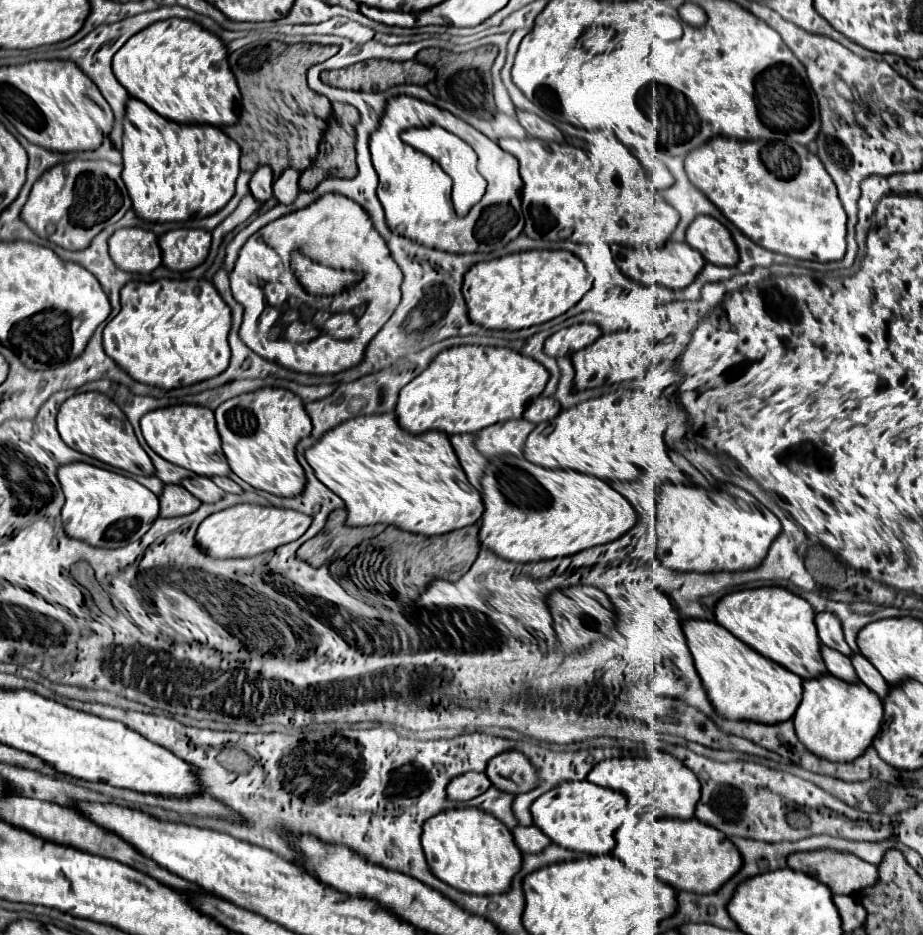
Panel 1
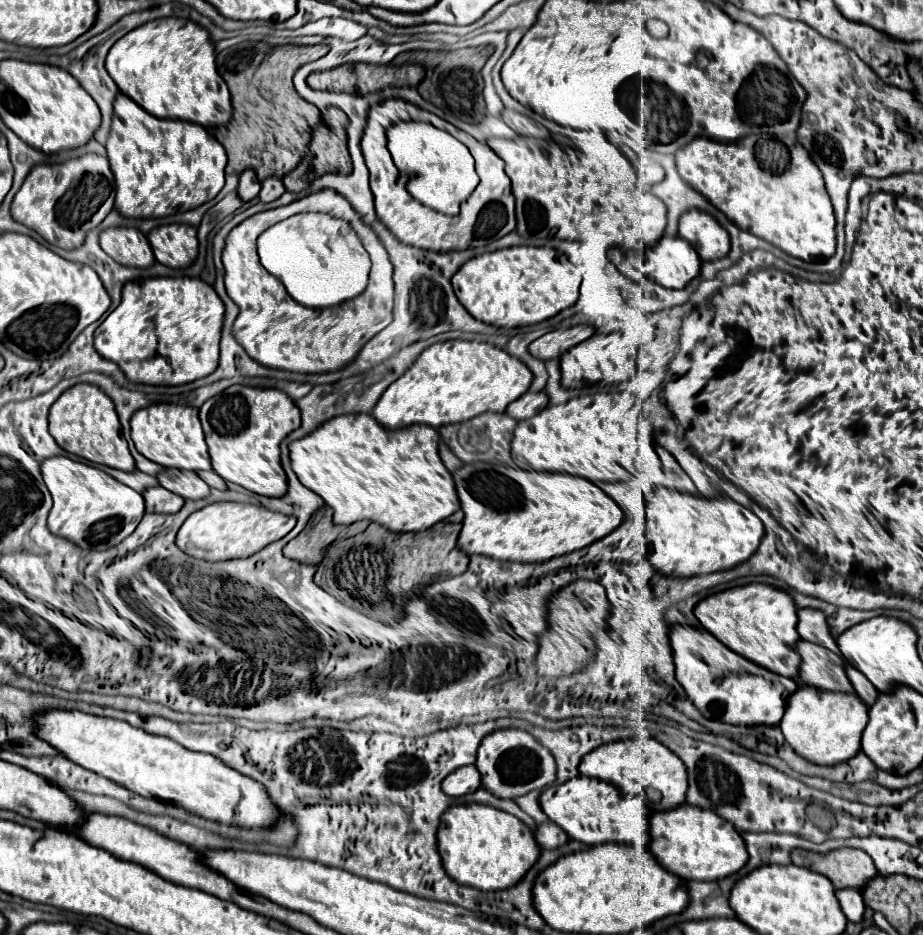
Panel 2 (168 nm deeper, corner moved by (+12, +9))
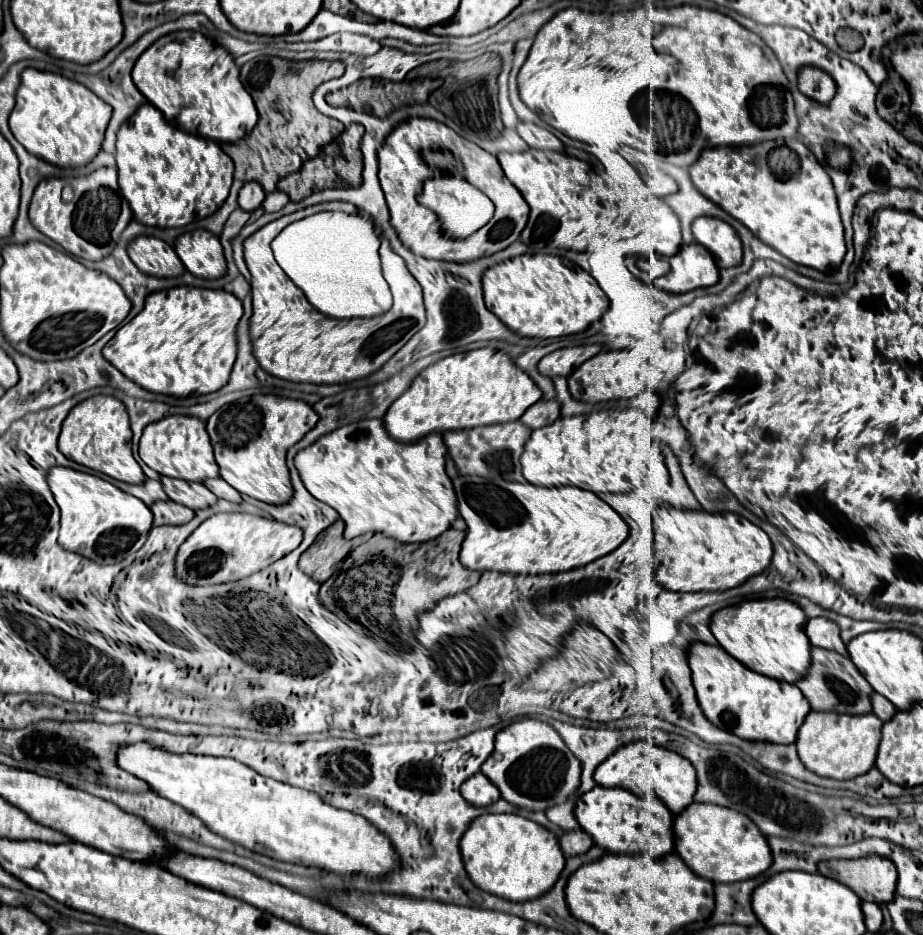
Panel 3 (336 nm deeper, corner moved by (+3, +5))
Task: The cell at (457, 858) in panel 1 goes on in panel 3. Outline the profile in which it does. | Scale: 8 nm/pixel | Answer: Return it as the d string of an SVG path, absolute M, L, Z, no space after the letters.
M485 813L473 819L459 841L459 849L469 879L485 893L507 901L525 901L543 895L553 887L565 865L565 855L557 837L521 815Z

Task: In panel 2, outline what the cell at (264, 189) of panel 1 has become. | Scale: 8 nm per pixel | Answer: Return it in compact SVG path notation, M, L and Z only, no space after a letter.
M248 169L240 175L240 185L238 185L236 193L242 201L250 201L260 193L260 181L256 179L256 173L252 169Z

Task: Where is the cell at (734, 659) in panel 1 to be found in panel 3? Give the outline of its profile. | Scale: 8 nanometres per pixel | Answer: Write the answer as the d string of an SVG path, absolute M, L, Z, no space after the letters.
M693 643L687 651L689 667L693 671L693 687L697 691L699 707L705 717L723 731L735 733L741 739L761 739L773 743L793 743L797 727L811 711L809 701L801 695L799 687L787 681L769 679L761 673L753 673L735 657L723 651L723 647L709 643Z

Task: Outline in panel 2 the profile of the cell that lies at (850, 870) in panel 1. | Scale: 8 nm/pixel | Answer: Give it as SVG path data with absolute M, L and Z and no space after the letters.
M804 849L792 851L792 863L826 875L836 889L864 889L878 875L872 857L862 849L836 849L830 853L812 853Z

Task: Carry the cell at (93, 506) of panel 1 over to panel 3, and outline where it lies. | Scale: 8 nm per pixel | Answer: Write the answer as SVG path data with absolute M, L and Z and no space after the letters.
M53 467L47 471L47 483L61 509L59 543L87 559L113 565L127 555L137 553L151 529L151 509L137 497L121 491L113 483L71 467Z

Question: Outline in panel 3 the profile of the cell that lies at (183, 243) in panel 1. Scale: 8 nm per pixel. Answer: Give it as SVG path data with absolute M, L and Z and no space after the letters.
M195 229L183 233L175 239L173 245L177 257L185 269L201 279L219 279L225 275L227 265L223 257L223 247L219 237L205 229Z

